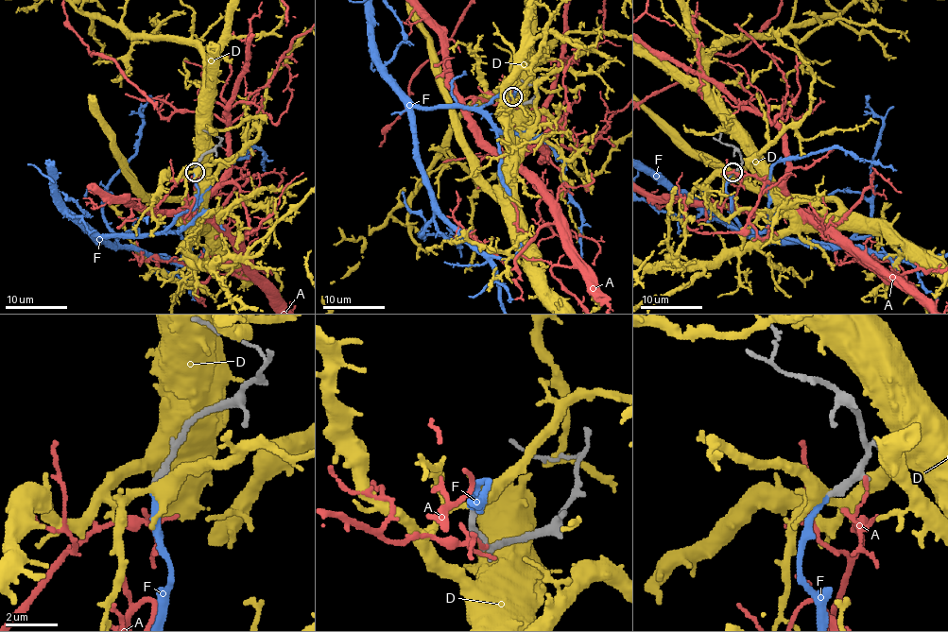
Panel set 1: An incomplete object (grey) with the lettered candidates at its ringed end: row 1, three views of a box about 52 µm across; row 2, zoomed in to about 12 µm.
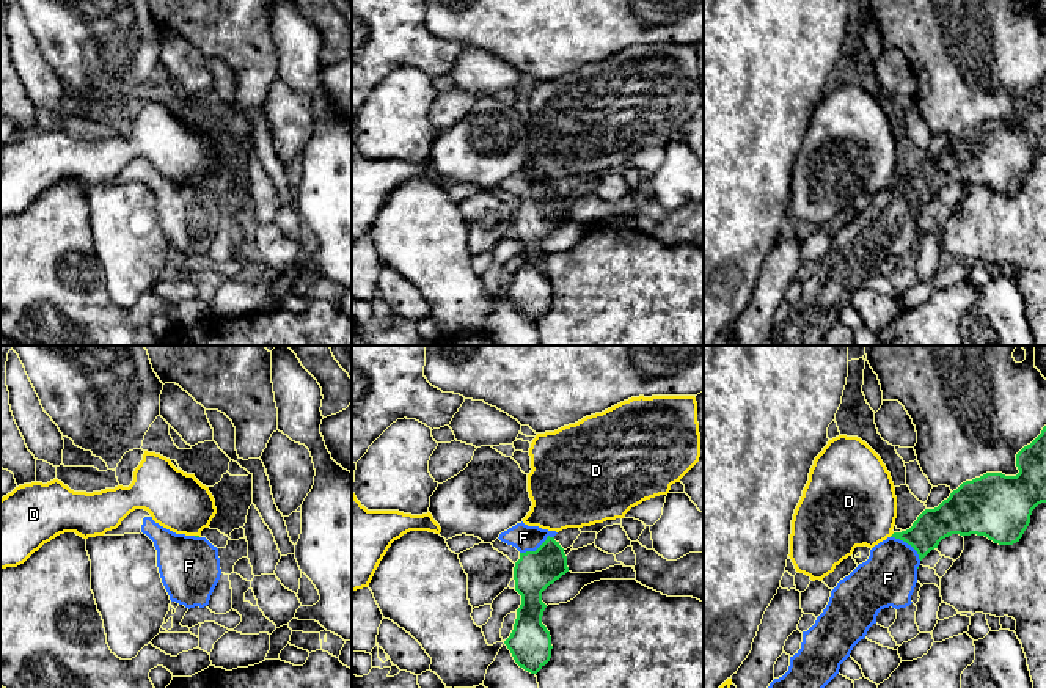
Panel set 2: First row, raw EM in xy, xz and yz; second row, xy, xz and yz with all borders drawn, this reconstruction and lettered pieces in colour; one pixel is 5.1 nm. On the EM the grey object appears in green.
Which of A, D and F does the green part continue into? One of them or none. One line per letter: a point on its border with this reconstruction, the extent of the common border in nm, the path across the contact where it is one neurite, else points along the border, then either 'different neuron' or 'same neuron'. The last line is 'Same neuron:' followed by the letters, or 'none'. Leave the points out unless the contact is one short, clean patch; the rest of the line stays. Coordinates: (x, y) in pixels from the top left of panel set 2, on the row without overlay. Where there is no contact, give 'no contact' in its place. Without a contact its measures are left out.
A: no contact; different neuron
D: meets green in yz at (892, 182); contact 40 nm long; border along yz (894, 181), (889, 184); different neuron
F: meets green in xz at (537, 197); contact 200 nm long; runs through xz (534, 219), (537, 215), (537, 197), (523, 186); same neuron
Same neuron: F

